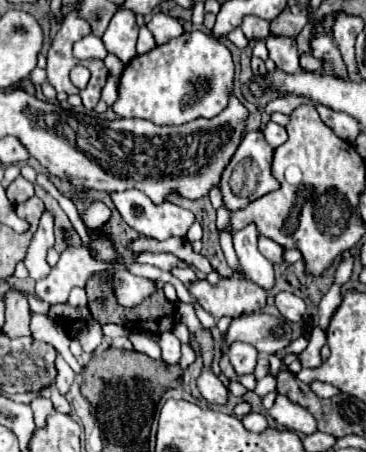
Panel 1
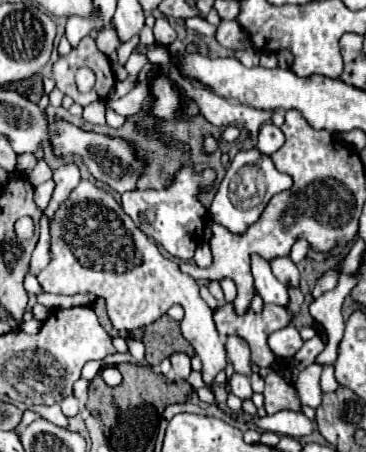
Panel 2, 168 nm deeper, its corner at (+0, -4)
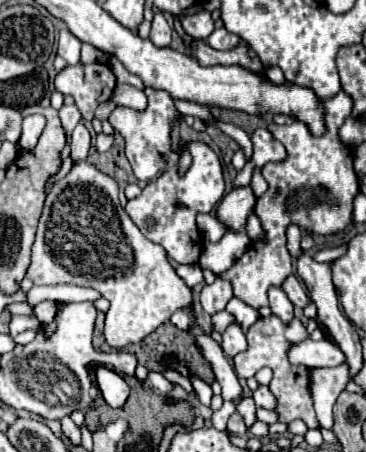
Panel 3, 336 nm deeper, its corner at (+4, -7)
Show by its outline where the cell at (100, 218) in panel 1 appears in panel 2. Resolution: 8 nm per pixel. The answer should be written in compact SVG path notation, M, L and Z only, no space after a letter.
M81 180L79 186L71 190L71 196L59 206L59 212L55 212L49 234L51 234L51 246L49 246L51 262L37 276L45 292L51 292L51 294L93 292L101 296L105 300L107 314L115 330L135 330L135 328L153 324L157 318L166 314L173 304L179 304L185 310L183 336L189 340L189 344L195 348L197 356L203 362L203 380L213 382L215 374L225 370L227 366L225 346L215 328L213 312L199 296L197 282L185 272L181 272L175 260L169 260L159 252L157 242L145 236L133 224L133 220L123 212L121 204L117 204L109 192L105 192L103 188L99 188L89 180Z

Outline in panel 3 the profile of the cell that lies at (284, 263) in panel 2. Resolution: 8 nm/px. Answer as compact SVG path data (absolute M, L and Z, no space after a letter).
M289 275L289 277L283 281L281 289L287 293L287 297L293 301L293 305L305 307L305 305L309 303L309 297L307 297L305 289L303 289L303 285L299 283L299 279L297 279L295 275Z

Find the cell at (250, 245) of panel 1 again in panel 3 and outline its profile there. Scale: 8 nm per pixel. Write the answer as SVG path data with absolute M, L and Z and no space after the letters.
M277 287L269 289L269 307L271 307L273 315L279 315L285 323L293 319L293 303L285 295L285 291L281 291Z

